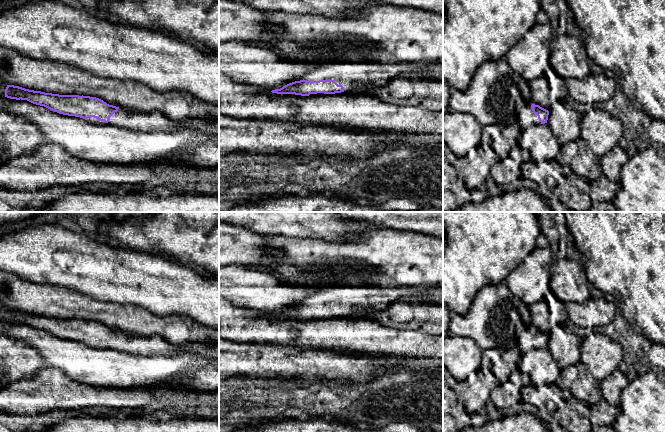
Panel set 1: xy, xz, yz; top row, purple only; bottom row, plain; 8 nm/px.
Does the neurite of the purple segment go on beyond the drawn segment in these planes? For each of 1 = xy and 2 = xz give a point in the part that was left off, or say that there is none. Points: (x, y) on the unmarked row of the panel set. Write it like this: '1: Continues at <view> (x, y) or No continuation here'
1: Continues at xy (155, 345)
2: Continues at xz (352, 300)

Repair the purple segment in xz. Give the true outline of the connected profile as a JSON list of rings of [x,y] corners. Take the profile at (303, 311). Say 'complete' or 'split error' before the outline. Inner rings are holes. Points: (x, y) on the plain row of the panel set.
split error; [[[329,287],[310,294],[303,304],[271,316],[301,320],[355,316],[367,311],[385,311],[407,296],[413,296],[418,303],[434,302],[424,294],[413,288]]]

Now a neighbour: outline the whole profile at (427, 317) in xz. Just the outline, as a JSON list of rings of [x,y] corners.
[[[397,302],[385,311],[367,311],[354,317],[371,318],[385,327],[443,335],[443,302]]]

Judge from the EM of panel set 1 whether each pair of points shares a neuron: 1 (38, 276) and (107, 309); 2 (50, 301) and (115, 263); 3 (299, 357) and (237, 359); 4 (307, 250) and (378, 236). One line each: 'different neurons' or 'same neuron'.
1: different neurons
2: different neurons
3: same neuron
4: same neuron

